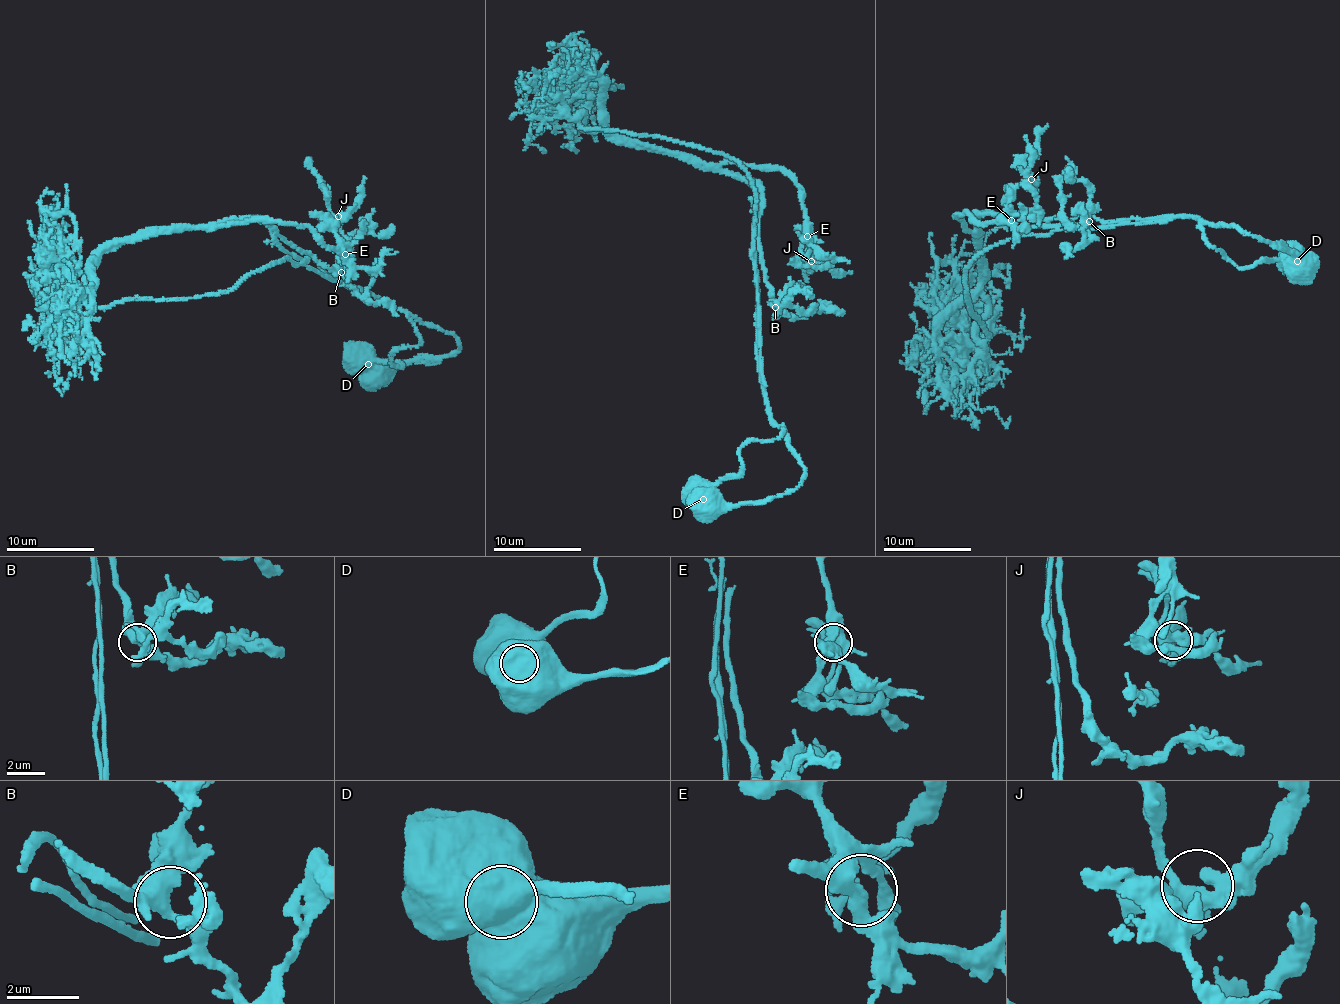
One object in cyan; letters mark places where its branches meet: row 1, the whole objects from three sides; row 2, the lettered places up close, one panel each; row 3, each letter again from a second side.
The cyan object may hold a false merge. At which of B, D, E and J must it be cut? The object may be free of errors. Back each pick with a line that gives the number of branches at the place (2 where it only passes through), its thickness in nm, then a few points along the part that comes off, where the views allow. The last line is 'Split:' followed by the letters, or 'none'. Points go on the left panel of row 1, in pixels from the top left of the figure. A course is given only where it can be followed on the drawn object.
D: branches 1; calibre 1400 nm; course (367, 364), (400, 366), (413, 321), (285, 258), (94, 310), (86, 274), (234, 220), (331, 270), (394, 226)
Split: D

